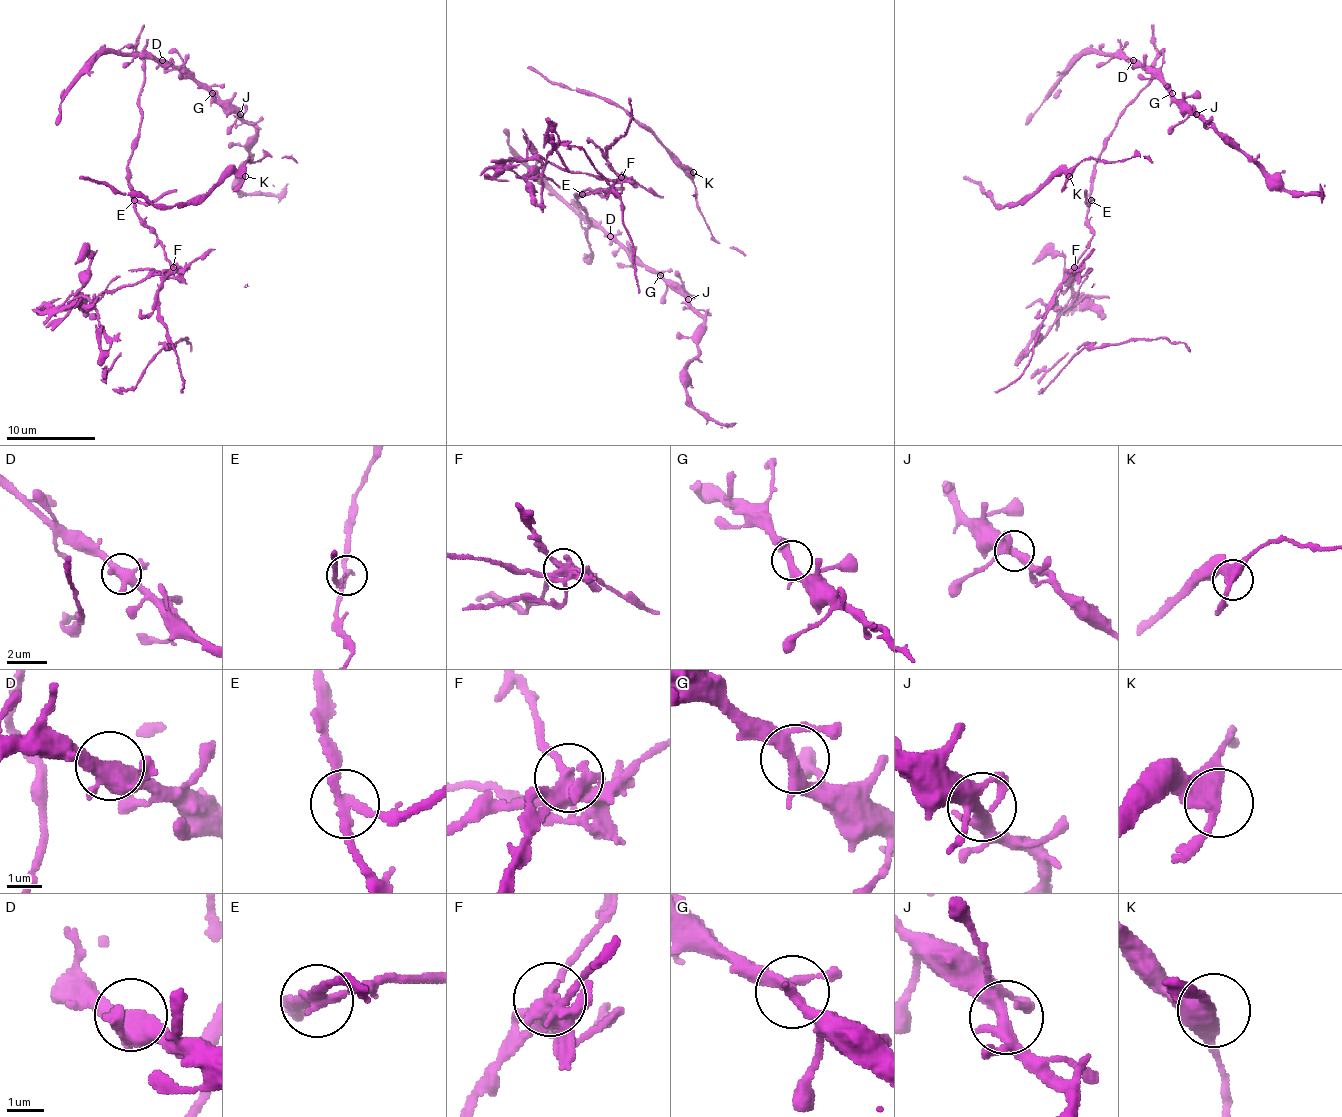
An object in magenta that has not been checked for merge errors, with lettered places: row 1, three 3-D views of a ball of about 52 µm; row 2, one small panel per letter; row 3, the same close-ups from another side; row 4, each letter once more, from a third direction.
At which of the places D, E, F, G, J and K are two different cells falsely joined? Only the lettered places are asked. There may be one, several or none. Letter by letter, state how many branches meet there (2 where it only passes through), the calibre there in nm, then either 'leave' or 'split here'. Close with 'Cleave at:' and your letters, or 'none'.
D: 4 branches meet; 420 nm thick; leave
E: 3 branches meet; 200 nm thick; split here
F: 4 branches meet; 320 nm thick; split here
G: 4 branches meet; 300 nm thick; leave
J: 4 branches meet; 340 nm thick; leave
K: 3 branches meet; 360 nm thick; leave
Cleave at: E, F

